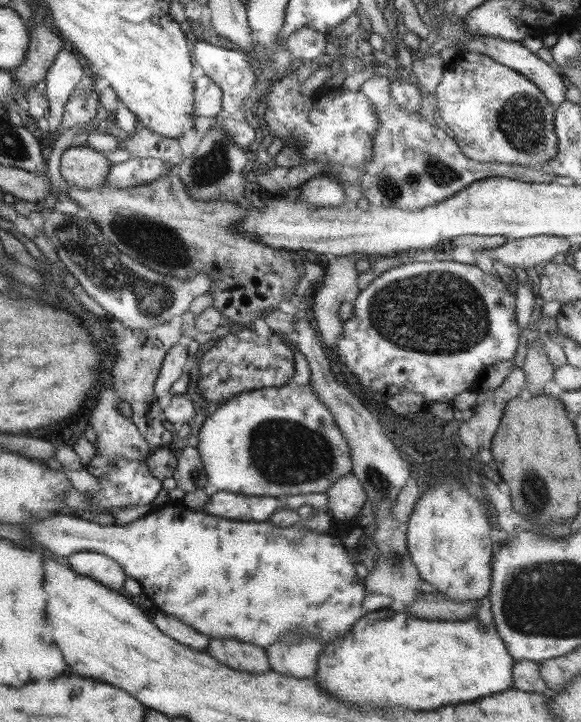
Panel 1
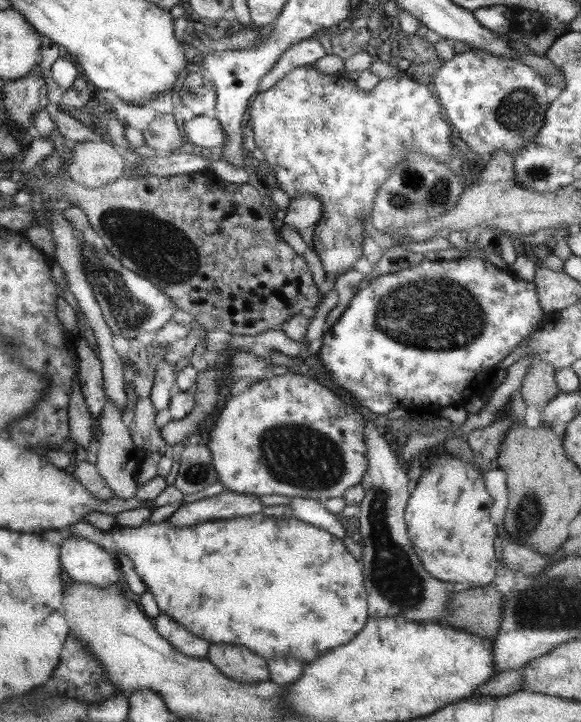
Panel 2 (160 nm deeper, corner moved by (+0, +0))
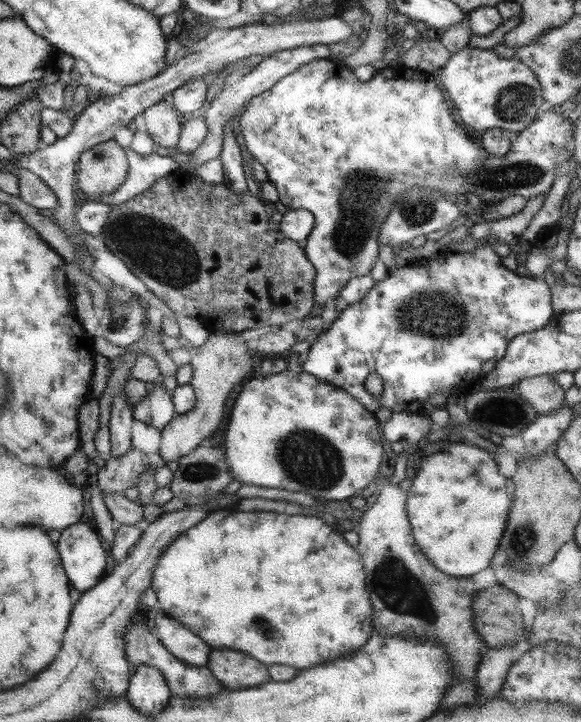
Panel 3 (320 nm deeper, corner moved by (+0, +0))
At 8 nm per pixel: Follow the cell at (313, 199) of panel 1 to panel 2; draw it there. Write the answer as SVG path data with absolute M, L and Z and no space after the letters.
M302 194L290 199L286 206L282 224L291 228L302 238L305 246L310 248L312 232L321 218L320 202L312 194Z

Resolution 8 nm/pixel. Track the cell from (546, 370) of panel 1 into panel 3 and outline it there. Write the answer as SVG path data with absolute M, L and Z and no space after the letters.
M537 375L524 378L513 387L538 414L545 415L564 406L564 390L550 377Z

